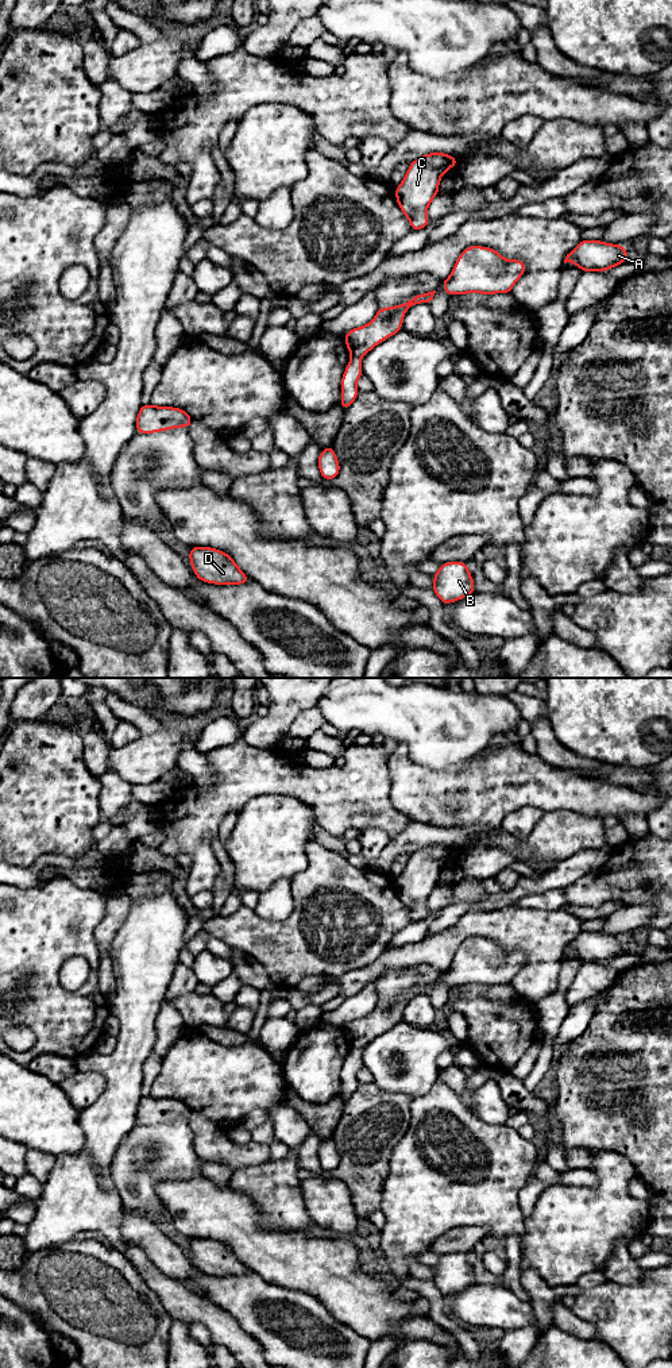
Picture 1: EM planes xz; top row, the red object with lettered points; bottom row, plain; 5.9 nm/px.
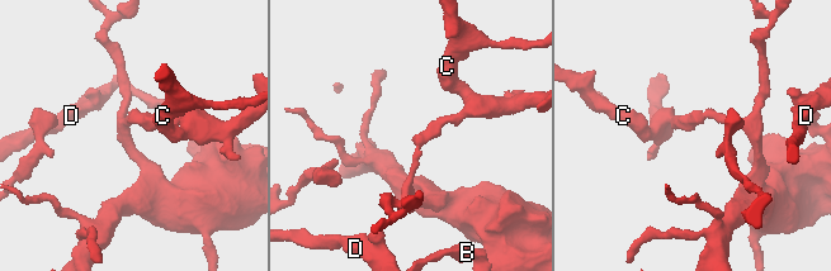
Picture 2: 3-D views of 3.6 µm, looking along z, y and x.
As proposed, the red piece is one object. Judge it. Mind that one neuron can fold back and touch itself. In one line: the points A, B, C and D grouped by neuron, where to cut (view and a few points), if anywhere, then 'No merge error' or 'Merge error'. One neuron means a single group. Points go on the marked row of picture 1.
Groups: A C D / B. Split along xz (352, 355), (360, 358). Merge error

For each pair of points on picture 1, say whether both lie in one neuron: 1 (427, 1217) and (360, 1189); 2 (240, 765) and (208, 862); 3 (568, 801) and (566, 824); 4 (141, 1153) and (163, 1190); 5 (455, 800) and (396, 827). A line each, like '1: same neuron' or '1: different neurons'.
1: different neurons
2: same neuron
3: different neurons
4: different neurons
5: different neurons

